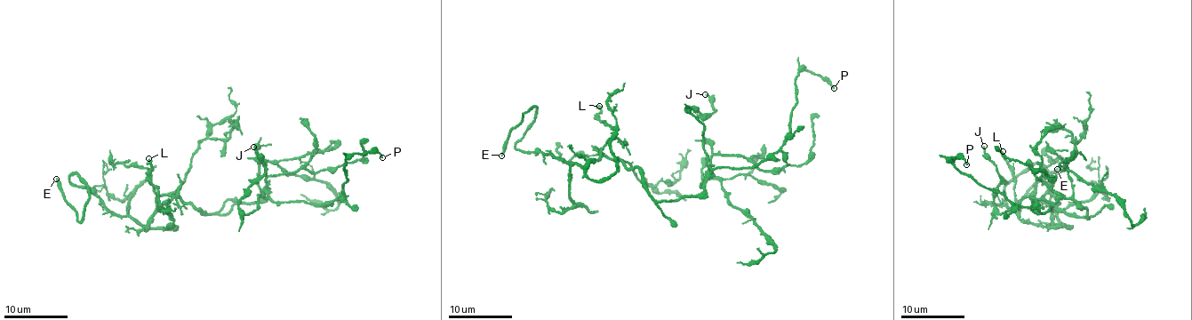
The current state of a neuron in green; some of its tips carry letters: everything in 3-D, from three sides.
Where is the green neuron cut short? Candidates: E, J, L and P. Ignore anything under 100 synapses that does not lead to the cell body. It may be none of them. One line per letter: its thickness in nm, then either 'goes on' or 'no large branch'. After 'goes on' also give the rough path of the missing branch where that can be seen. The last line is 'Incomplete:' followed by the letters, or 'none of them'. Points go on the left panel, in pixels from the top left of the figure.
E: 200 nm | goes on
J: 130 nm | no large branch
L: 280 nm | no large branch
P: 140 nm | no large branch
Incomplete: E

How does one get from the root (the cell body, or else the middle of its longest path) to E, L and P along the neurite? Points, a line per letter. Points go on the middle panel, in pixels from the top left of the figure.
E: (640, 171), (600, 151), (584, 167), (520, 151), (516, 142), (534, 119), (535, 107), (509, 132), (501, 156)
L: (640, 171), (600, 151), (586, 173), (606, 180), (616, 171), (610, 140), (617, 130), (599, 117), (599, 106)
P: (640, 171), (655, 200), (698, 196), (714, 169), (754, 168), (780, 148), (800, 70), (834, 88)

